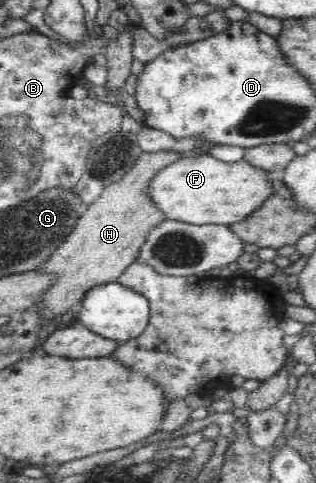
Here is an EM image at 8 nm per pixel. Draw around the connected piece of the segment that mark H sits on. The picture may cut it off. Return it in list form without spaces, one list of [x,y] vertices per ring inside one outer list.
[[[178,151],[143,153],[121,180],[110,184],[87,206],[70,236],[56,248],[52,256],[35,268],[36,272],[53,274],[57,279],[43,292],[42,301],[34,303],[30,309],[48,319],[58,314],[64,315],[77,308],[91,287],[120,278],[126,267],[134,263],[140,254],[142,246],[146,244],[147,234],[166,219],[147,195],[147,188],[150,188],[148,184],[160,169],[174,164],[179,158]]]

